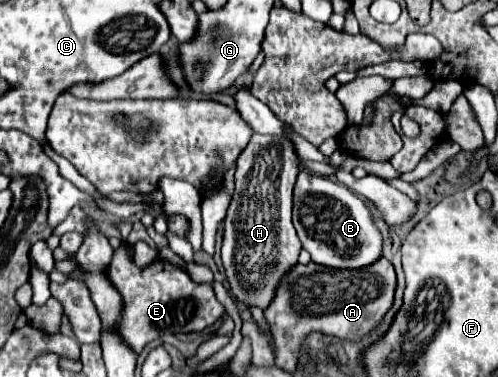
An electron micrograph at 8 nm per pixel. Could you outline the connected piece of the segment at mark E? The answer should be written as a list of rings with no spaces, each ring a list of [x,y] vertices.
[[[119,247],[115,253],[113,253],[113,261],[111,261],[111,267],[109,267],[109,279],[113,281],[115,289],[123,295],[123,301],[125,301],[125,309],[123,309],[123,319],[119,323],[119,333],[123,335],[123,339],[127,341],[127,345],[141,353],[141,349],[153,341],[153,339],[159,339],[161,335],[167,335],[167,333],[201,333],[209,327],[213,327],[223,315],[225,315],[225,307],[221,311],[221,303],[217,301],[215,293],[213,293],[213,287],[211,283],[195,283],[185,269],[165,261],[165,259],[159,259],[159,261],[153,261],[151,265],[139,269],[133,261],[129,261],[127,253],[123,247]]]

